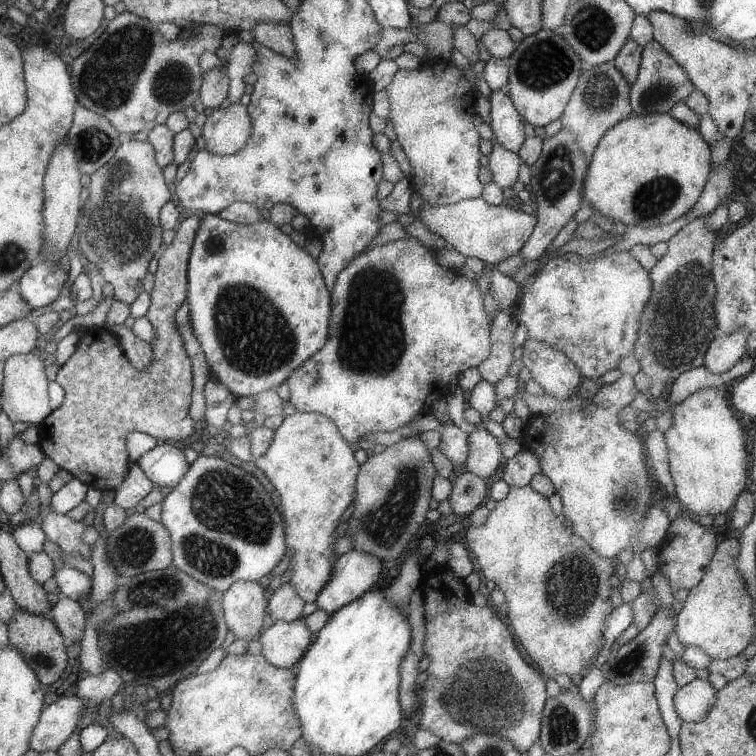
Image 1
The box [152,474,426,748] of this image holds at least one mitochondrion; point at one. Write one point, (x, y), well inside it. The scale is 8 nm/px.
(249, 620)

